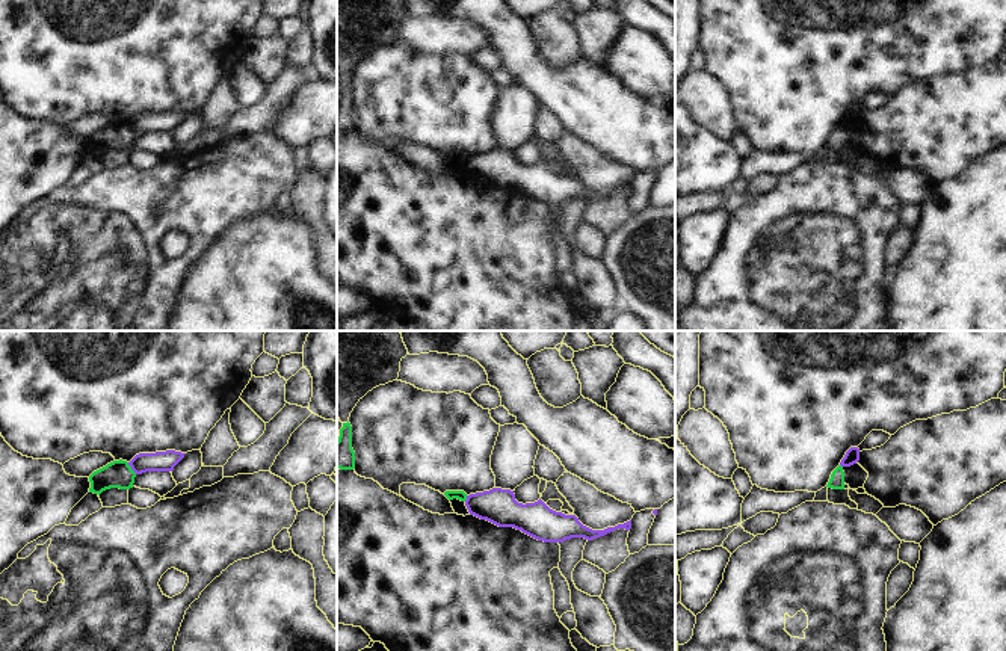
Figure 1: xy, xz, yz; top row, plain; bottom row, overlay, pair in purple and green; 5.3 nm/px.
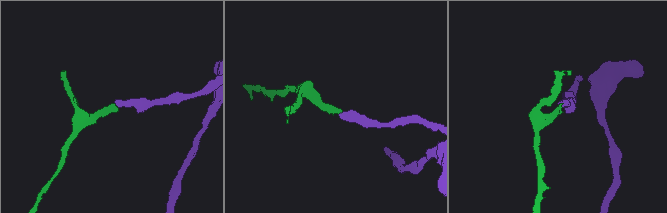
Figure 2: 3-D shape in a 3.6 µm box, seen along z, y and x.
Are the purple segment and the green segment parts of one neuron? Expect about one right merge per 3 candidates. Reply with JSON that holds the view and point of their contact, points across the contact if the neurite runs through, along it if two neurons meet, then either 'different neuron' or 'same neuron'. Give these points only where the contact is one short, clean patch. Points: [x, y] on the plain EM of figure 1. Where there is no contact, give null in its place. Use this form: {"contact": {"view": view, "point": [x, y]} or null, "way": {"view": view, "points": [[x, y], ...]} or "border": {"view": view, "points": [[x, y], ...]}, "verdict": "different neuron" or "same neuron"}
{"contact": {"view": "xy", "point": [132, 130]}, "border": {"view": "xy", "points": [[127, 124], [136, 135]]}, "verdict": "different neuron"}

